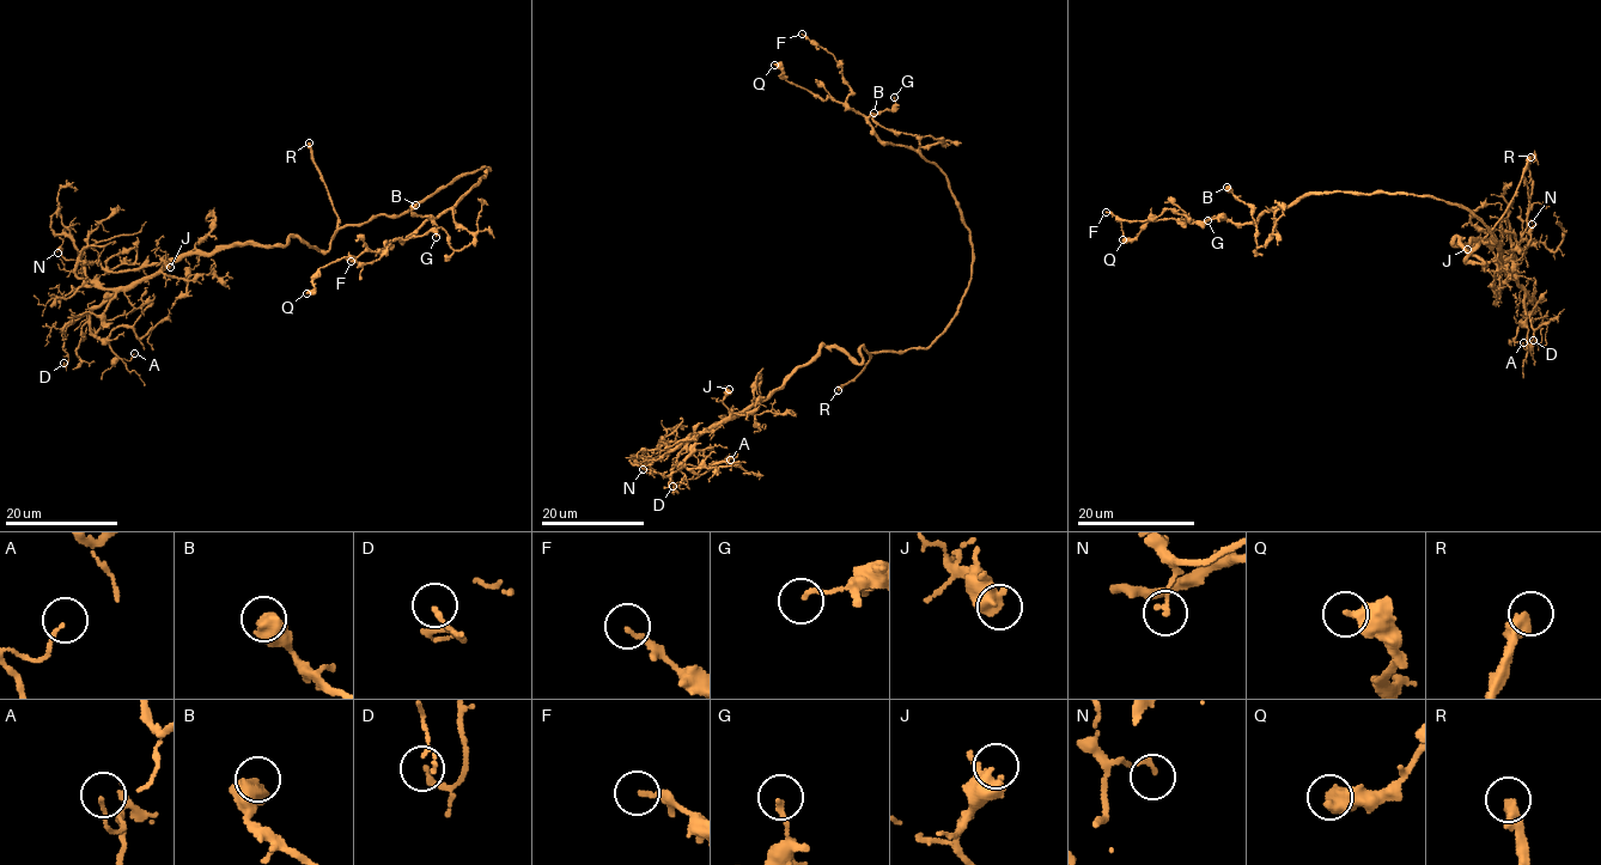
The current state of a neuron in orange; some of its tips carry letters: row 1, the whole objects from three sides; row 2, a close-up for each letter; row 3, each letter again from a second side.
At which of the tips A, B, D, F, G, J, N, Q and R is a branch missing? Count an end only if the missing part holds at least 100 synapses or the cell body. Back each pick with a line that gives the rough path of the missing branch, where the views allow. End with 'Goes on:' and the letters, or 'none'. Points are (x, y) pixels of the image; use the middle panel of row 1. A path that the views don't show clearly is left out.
R: missing branch runs (838, 390), (828, 389), (813, 399), (819, 413)
Goes on: R

